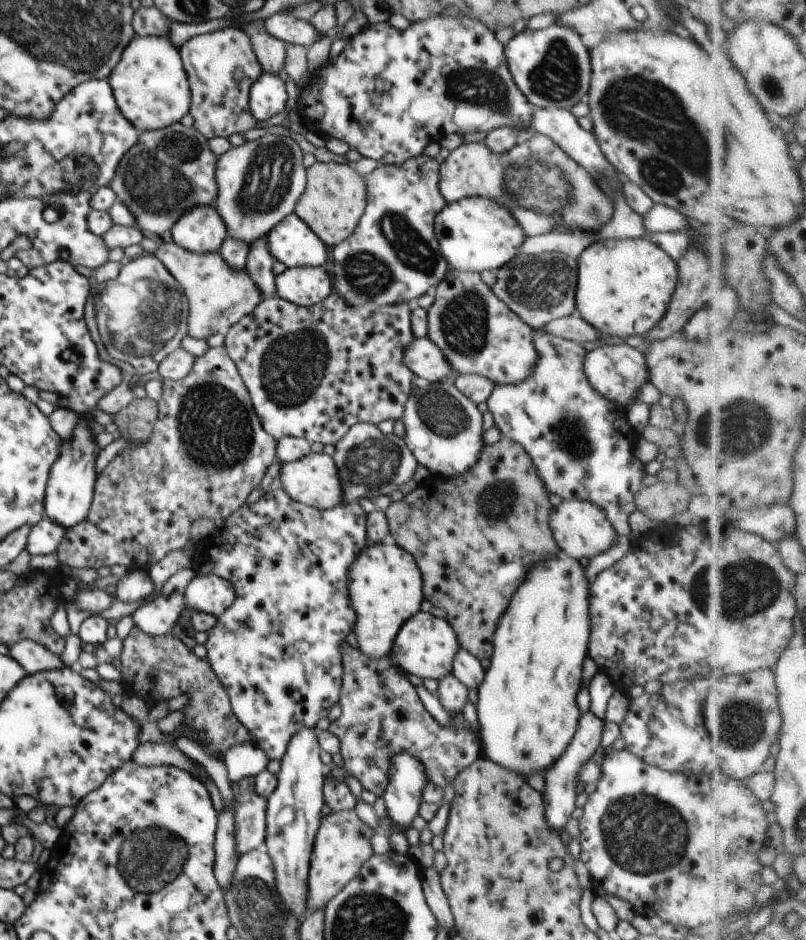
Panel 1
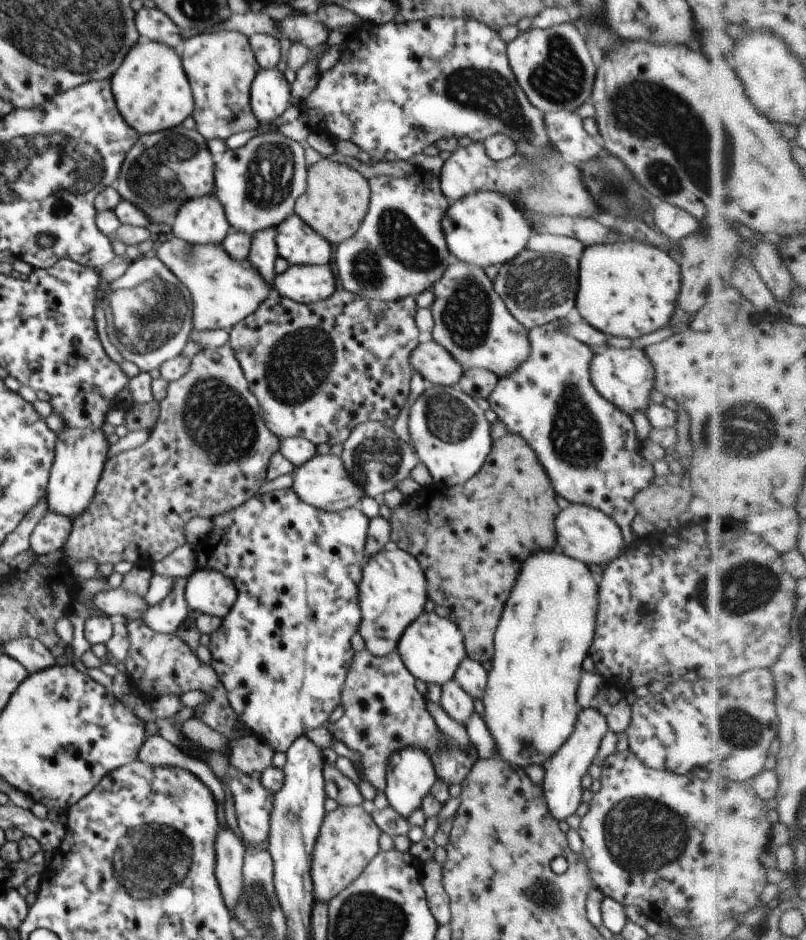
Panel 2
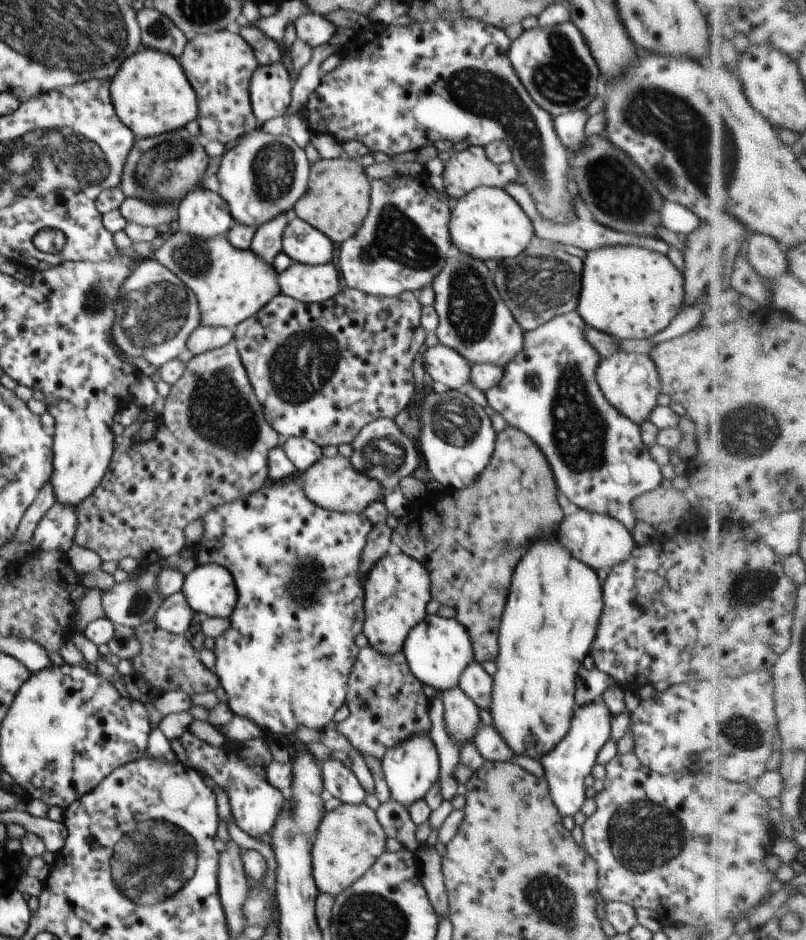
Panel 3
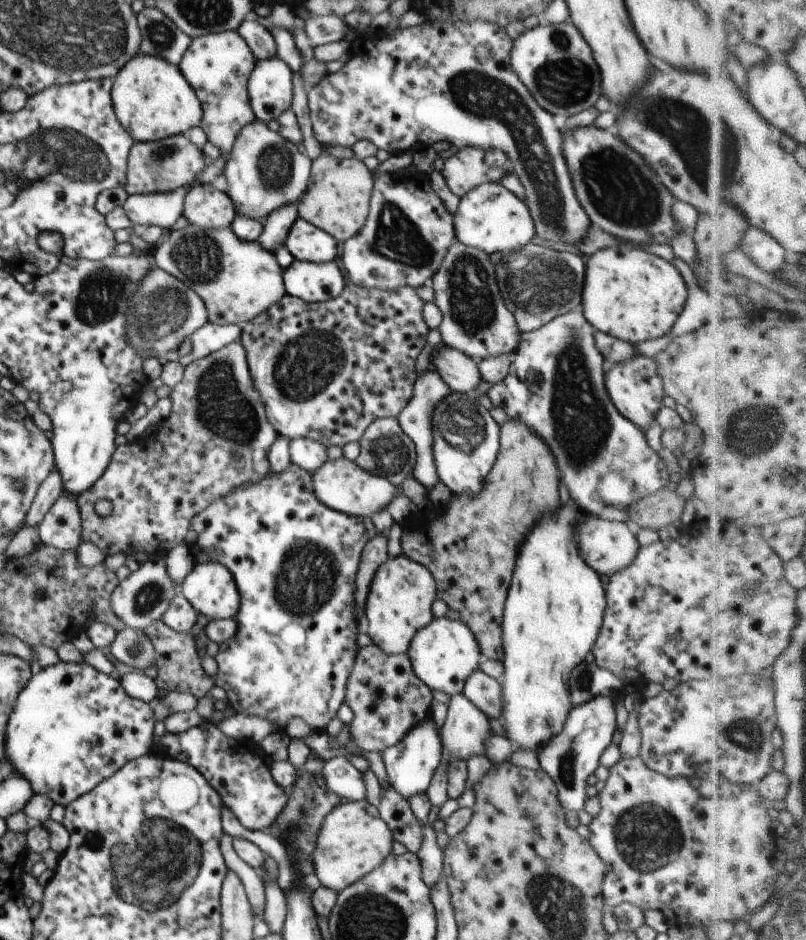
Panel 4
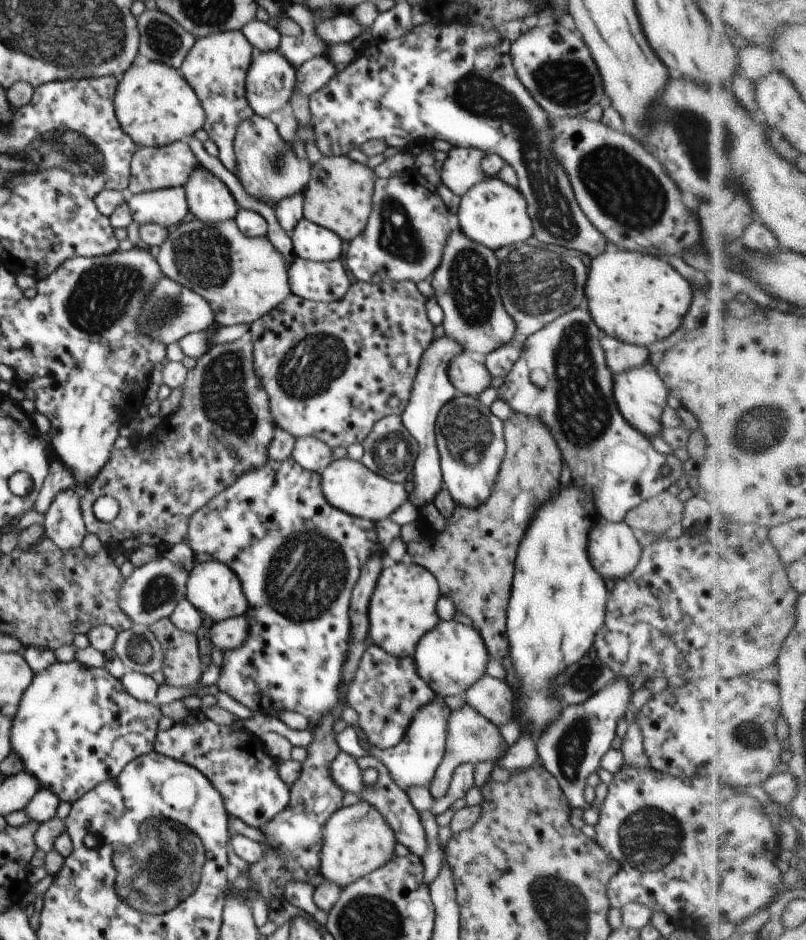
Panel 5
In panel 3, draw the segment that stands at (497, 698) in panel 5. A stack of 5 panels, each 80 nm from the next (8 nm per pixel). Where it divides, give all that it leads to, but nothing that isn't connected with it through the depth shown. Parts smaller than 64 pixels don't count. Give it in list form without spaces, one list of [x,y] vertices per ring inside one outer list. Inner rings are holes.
[[[470,663],[463,670],[459,687],[479,706],[489,710],[493,693],[493,676],[488,675],[480,663]]]

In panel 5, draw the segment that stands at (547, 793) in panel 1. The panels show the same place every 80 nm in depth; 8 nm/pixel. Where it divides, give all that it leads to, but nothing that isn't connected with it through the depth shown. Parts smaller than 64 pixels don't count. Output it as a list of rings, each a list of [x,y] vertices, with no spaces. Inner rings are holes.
[[[616,676],[588,700],[580,704],[564,704],[559,717],[535,738],[542,766],[556,777],[571,808],[581,808],[583,811],[590,808],[584,795],[586,778],[600,768],[602,757],[611,748],[610,744],[616,736],[618,720],[625,718],[625,714],[632,708],[633,693],[630,683]]]

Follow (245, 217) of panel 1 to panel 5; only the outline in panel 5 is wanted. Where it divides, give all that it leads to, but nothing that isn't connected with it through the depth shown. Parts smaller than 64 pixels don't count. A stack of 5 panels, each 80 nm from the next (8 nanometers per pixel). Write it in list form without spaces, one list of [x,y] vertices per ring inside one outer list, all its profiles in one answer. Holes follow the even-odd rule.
[[[254,113],[252,117],[238,125],[233,140],[233,149],[236,155],[237,169],[239,170],[236,176],[243,184],[243,189],[246,189],[251,197],[268,203],[270,206],[273,206],[274,203],[277,204],[278,201],[286,197],[291,197],[297,192],[304,191],[311,177],[311,166],[308,160],[302,161],[296,157],[293,146],[282,139],[276,127],[270,119]]]

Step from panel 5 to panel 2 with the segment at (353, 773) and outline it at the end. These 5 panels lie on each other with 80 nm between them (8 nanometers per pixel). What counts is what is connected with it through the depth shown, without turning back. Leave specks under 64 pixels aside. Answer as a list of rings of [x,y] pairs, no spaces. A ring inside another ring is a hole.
[[[336,765],[324,766],[323,775],[327,796],[336,800],[340,806],[354,806],[363,803],[365,798],[362,796],[359,786],[344,776]]]

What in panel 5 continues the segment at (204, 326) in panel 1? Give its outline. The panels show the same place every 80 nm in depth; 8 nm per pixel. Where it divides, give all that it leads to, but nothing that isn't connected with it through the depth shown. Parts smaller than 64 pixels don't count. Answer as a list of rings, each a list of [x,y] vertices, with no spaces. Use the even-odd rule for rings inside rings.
[[[200,219],[178,223],[170,229],[165,243],[155,251],[156,260],[169,279],[196,291],[212,307],[214,323],[224,327],[258,320],[290,296],[288,267],[284,256],[275,249],[267,235],[249,237],[236,224],[235,219],[205,223]]]

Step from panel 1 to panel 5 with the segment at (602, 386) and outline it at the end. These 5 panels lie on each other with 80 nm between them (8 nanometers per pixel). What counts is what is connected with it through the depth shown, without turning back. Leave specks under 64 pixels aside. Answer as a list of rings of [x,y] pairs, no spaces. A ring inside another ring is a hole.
[[[650,360],[641,367],[614,376],[613,393],[622,416],[650,440],[654,436],[661,436],[664,429],[661,425],[661,416],[668,406],[667,398],[670,394]]]

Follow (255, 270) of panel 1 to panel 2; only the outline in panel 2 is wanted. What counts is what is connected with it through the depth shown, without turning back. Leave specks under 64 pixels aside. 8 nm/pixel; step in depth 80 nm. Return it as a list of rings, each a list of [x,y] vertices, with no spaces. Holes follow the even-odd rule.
[[[270,227],[254,233],[251,237],[251,247],[248,260],[254,265],[265,281],[273,284],[275,274],[275,260],[279,257],[275,241],[276,227]]]

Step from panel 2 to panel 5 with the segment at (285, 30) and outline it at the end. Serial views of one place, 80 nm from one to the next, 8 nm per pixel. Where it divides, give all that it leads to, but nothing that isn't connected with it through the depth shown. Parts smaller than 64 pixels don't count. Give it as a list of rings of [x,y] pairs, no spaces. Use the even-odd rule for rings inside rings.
[[[349,13],[340,14],[333,19],[316,22],[316,32],[328,44],[351,43],[356,37],[366,31],[366,27],[357,23]]]

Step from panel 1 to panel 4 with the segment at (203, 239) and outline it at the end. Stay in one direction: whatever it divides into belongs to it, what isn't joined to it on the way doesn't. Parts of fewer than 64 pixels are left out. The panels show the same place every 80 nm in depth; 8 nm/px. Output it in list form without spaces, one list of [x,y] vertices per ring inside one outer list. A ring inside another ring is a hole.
[[[192,185],[185,194],[183,216],[190,225],[213,229],[231,226],[237,210],[226,192],[212,185]]]

